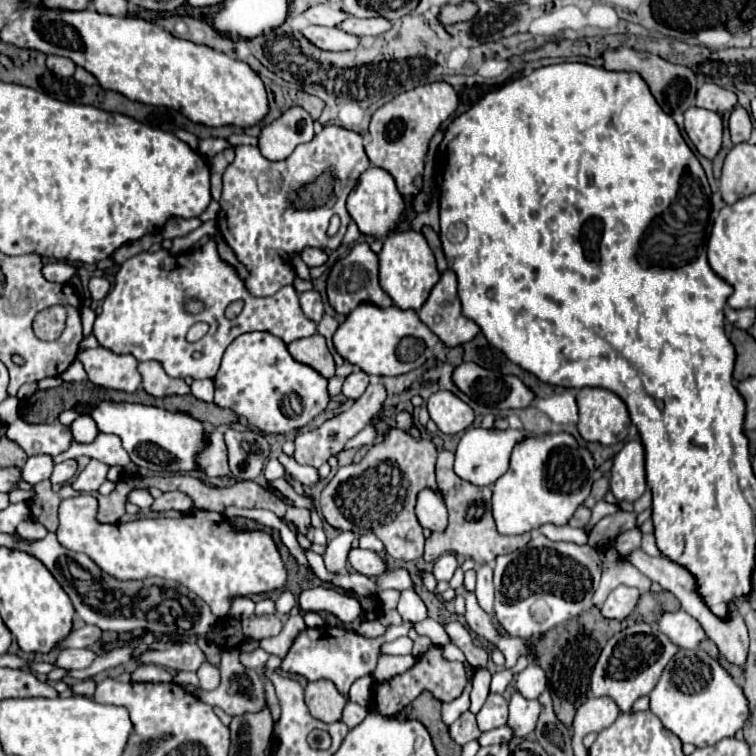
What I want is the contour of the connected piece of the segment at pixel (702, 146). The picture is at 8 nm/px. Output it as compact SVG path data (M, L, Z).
M689 108L685 112L685 132L699 154L713 160L721 148L723 122L717 112L705 108Z

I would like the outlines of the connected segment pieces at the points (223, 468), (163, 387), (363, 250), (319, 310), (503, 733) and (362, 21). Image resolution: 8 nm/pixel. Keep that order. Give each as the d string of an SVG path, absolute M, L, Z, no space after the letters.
M215 428L209 430L209 448L197 456L197 462L201 464L201 470L207 476L225 476L229 466L227 466L227 446L223 442L223 434L217 432Z
M147 360L141 362L137 366L139 374L143 376L143 388L147 394L151 396L169 396L169 394L189 394L189 386L179 380L179 378L171 378L167 376L167 372L161 368L161 364L157 364L157 360Z
M367 242L355 244L345 258L339 258L329 270L329 278L327 278L327 298L329 298L329 304L335 308L335 312L347 316L361 302L371 302L377 306L391 306L393 300L381 290L377 272L379 272L377 254L369 248Z
M315 290L299 294L299 304L303 308L303 314L309 320L313 320L313 322L321 320L321 316L323 316L323 304L321 304L321 296Z
M501 726L501 728L495 728L495 730L489 730L489 732L483 732L479 736L479 744L481 746L491 746L491 744L501 744L501 742L507 742L511 740L513 736L513 730L509 726Z
M349 18L339 28L355 36L375 36L387 32L391 24L385 18Z

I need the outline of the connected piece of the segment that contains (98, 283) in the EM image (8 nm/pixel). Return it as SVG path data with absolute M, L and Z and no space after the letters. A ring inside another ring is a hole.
M91 278L89 290L91 290L93 300L103 300L109 292L109 280L107 278Z

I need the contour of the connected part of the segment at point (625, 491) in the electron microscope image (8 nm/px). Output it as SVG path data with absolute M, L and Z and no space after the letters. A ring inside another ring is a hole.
M633 440L613 458L611 492L617 500L635 502L645 490L645 450L639 440Z

